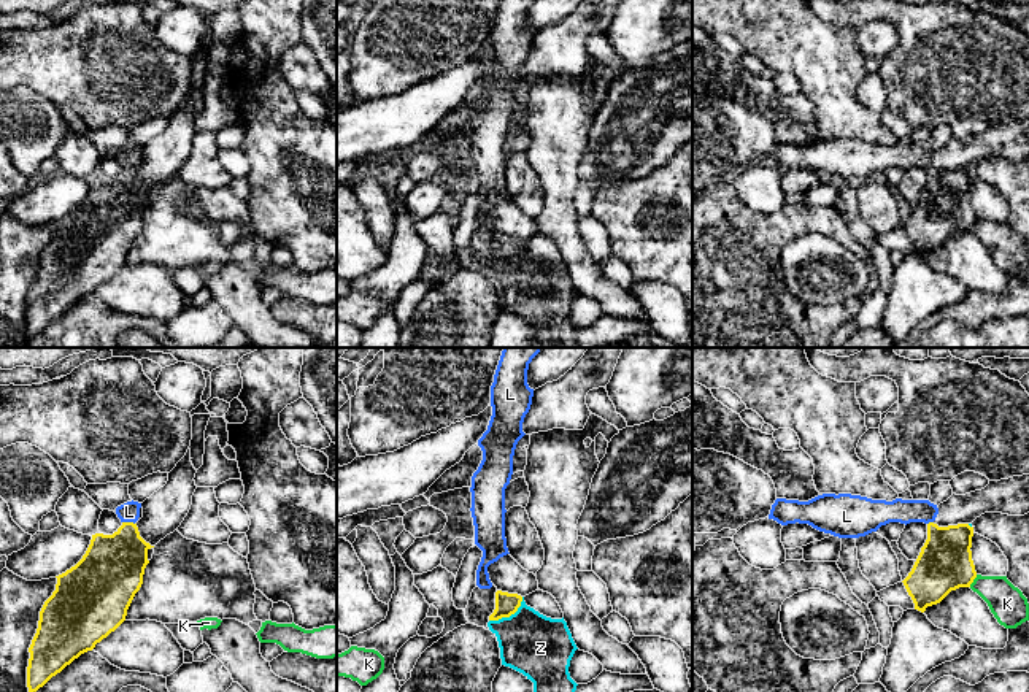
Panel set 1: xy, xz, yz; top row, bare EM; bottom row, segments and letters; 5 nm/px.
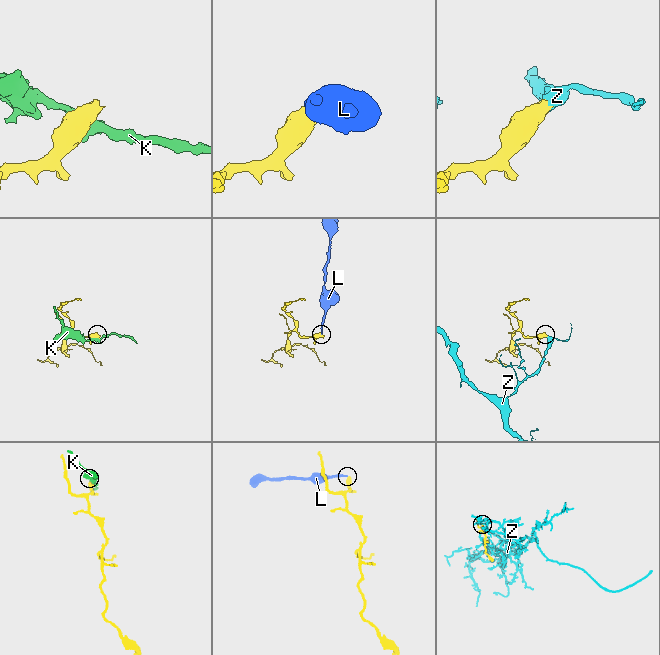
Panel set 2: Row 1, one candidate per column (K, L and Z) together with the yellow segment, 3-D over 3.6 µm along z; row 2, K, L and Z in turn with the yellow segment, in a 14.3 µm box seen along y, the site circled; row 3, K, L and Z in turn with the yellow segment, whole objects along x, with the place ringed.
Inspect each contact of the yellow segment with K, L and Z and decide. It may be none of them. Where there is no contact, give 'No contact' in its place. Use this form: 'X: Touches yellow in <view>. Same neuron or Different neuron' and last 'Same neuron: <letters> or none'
K: Touches yellow in yz. Different neuron
L: Touches yellow in xy. Different neuron
Z: Touches yellow in xz. Same neuron
Same neuron: Z

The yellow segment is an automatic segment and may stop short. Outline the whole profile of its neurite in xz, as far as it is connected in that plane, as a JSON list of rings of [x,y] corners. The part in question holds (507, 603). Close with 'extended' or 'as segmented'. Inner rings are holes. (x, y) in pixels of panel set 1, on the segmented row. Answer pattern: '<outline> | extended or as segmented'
[[[495,592],[495,609],[489,616],[489,630],[497,636],[502,665],[522,673],[534,682],[534,692],[575,692],[576,682],[570,678],[570,660],[578,649],[567,622],[551,619],[527,606],[518,594]]] | extended

